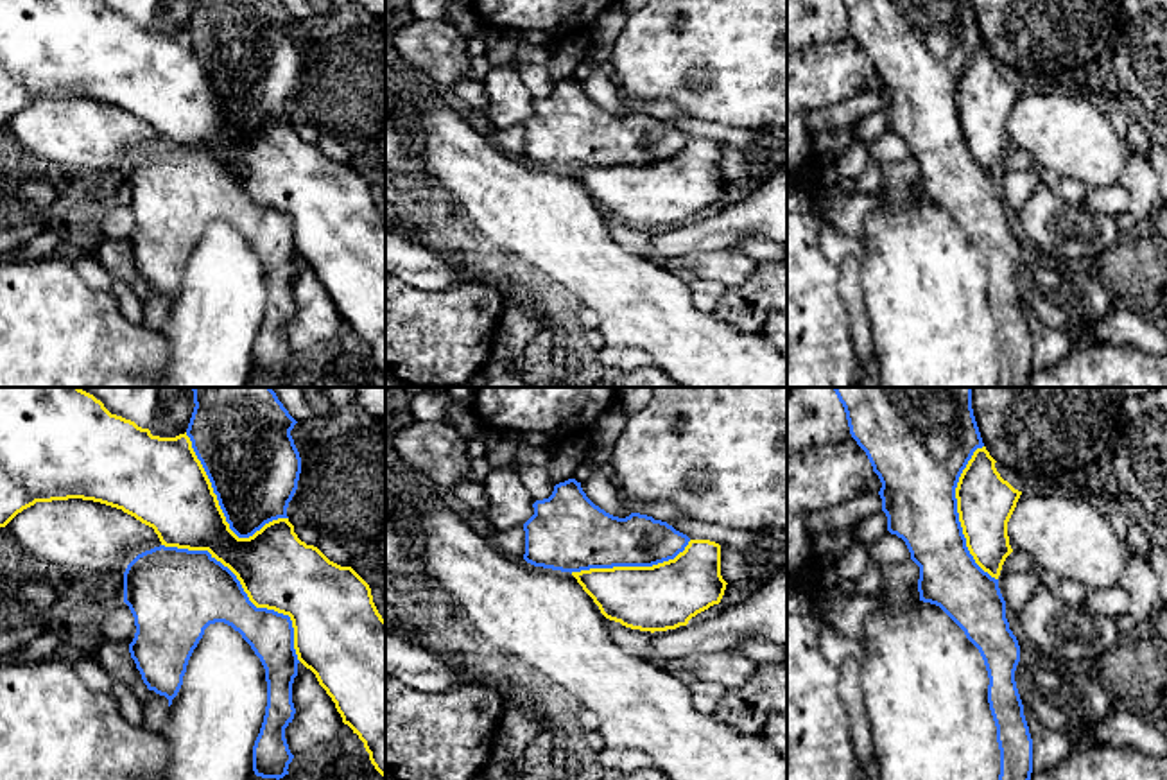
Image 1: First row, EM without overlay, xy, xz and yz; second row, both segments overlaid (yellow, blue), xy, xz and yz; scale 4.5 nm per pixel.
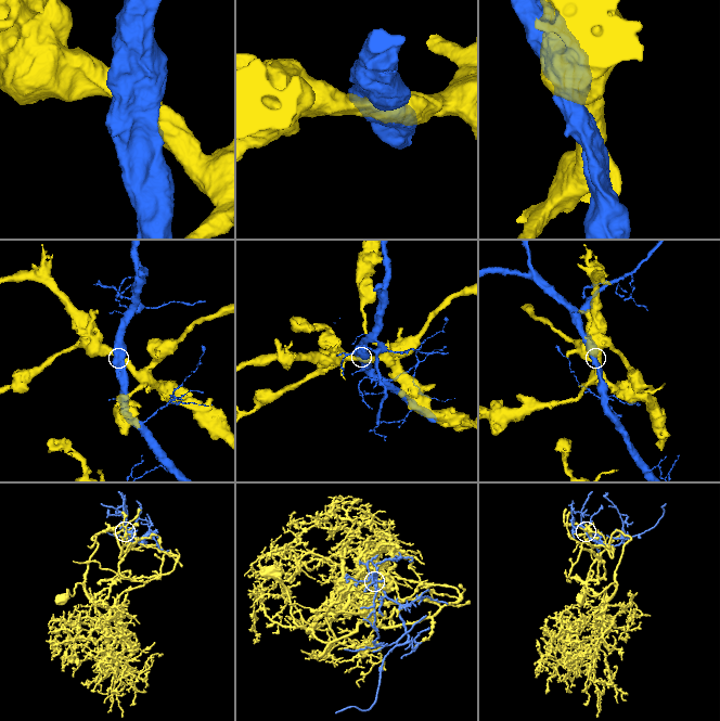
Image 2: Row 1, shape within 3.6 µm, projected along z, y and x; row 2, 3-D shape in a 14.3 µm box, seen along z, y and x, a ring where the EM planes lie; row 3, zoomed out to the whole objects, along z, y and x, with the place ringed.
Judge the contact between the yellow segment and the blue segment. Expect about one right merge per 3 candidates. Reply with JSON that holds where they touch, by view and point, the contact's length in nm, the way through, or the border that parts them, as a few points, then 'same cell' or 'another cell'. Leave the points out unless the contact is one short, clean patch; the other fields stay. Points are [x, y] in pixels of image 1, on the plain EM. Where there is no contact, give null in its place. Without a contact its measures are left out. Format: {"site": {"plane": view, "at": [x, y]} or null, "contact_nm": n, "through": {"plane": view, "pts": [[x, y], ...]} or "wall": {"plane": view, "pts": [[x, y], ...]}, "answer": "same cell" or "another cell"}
{"site": {"plane": "xy", "at": [244, 189]}, "contact_nm": 800, "answer": "another cell"}

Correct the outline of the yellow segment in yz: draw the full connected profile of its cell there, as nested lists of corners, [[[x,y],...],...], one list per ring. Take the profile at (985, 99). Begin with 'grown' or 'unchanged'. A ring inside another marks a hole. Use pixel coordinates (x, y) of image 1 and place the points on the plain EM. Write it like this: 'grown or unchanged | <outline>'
unchanged | [[[986,45],[977,47],[959,75],[955,97],[970,152],[984,170],[998,178],[1013,151],[1007,120],[1022,90],[1000,75],[995,61]]]

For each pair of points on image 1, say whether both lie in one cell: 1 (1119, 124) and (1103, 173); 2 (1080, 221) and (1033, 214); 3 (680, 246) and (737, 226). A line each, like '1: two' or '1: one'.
1: two
2: one
3: one

